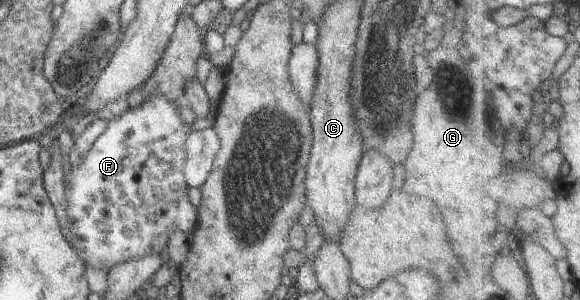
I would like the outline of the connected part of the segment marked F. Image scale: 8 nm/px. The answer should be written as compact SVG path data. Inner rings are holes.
M157 94L157 96L149 96L149 100L145 100L143 104L139 104L137 108L128 108L119 117L107 121L105 132L101 132L101 136L97 136L95 144L89 148L89 152L85 152L85 156L81 156L81 160L77 164L68 166L69 173L63 176L63 192L65 192L65 224L69 224L69 232L73 236L73 240L67 242L75 251L75 254L83 261L84 266L89 264L89 268L105 268L107 274L111 272L113 266L117 264L125 264L129 260L137 260L143 256L151 256L157 254L160 256L162 250L167 248L171 241L172 234L177 230L177 214L179 214L179 198L187 193L188 185L185 182L183 174L183 165L187 152L184 146L187 144L189 134L192 133L192 126L185 124L179 114L179 106L171 104L165 96Z

